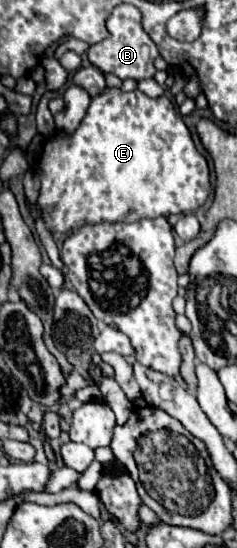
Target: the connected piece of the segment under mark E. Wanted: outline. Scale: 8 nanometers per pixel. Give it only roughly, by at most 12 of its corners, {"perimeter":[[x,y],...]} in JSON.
{"perimeter":[[99,92],[37,166],[49,232],[193,212],[169,98]]}

